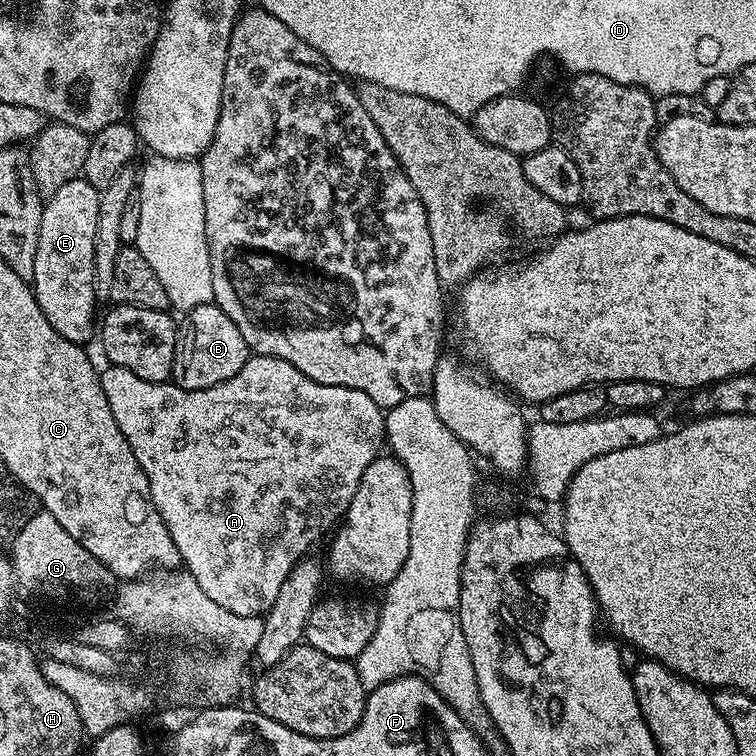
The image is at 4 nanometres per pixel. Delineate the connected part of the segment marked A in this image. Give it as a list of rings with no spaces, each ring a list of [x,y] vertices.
[[[249,355],[234,378],[218,382],[218,386],[210,386],[206,390],[186,390],[174,382],[146,382],[146,378],[138,378],[138,374],[130,374],[130,370],[117,364],[105,369],[100,372],[100,381],[106,402],[110,402],[110,414],[114,414],[118,430],[122,430],[126,442],[130,442],[130,450],[134,450],[134,458],[138,458],[138,466],[142,466],[146,474],[152,501],[162,514],[162,522],[166,522],[166,530],[170,530],[170,538],[174,538],[174,546],[178,546],[181,565],[196,579],[198,586],[202,586],[202,591],[218,602],[218,606],[230,610],[230,614],[264,616],[274,604],[278,590],[286,584],[292,568],[306,556],[308,544],[314,543],[328,527],[331,529],[348,511],[354,490],[358,490],[362,474],[366,474],[366,466],[381,455],[386,440],[385,413],[376,405],[374,398],[362,394],[362,390],[314,382],[314,378],[302,374],[302,370],[290,366],[290,362],[273,356]]]

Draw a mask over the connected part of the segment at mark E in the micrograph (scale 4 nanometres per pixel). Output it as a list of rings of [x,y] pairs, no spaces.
[[[83,178],[66,182],[66,186],[54,190],[54,194],[43,201],[34,278],[30,283],[38,306],[42,306],[42,314],[46,314],[48,320],[88,320],[96,312],[94,234],[98,231],[99,201],[100,189],[90,186]]]

